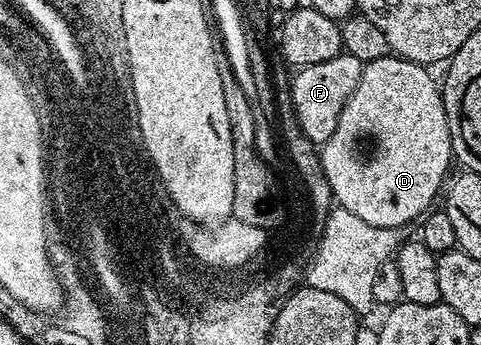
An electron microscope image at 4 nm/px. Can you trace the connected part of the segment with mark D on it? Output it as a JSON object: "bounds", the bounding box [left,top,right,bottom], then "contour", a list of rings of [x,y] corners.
{"bounds":[321,56,452,228],"contour":[[[387,56],[365,63],[362,68],[362,75],[360,76],[360,84],[356,84],[356,92],[352,92],[348,104],[344,104],[344,112],[340,112],[340,124],[336,124],[336,132],[332,132],[332,136],[327,142],[321,143],[322,167],[328,176],[328,184],[330,185],[330,193],[333,201],[341,209],[360,216],[360,220],[368,220],[368,224],[402,228],[405,222],[412,221],[414,217],[417,219],[431,205],[429,202],[437,194],[439,197],[440,191],[443,189],[444,181],[442,182],[442,173],[445,172],[446,165],[452,162],[450,129],[448,128],[448,115],[442,103],[442,91],[439,83],[437,81],[433,82],[430,79],[429,72],[426,70],[429,69],[426,69],[417,62],[409,62],[408,59],[397,56]]]}

